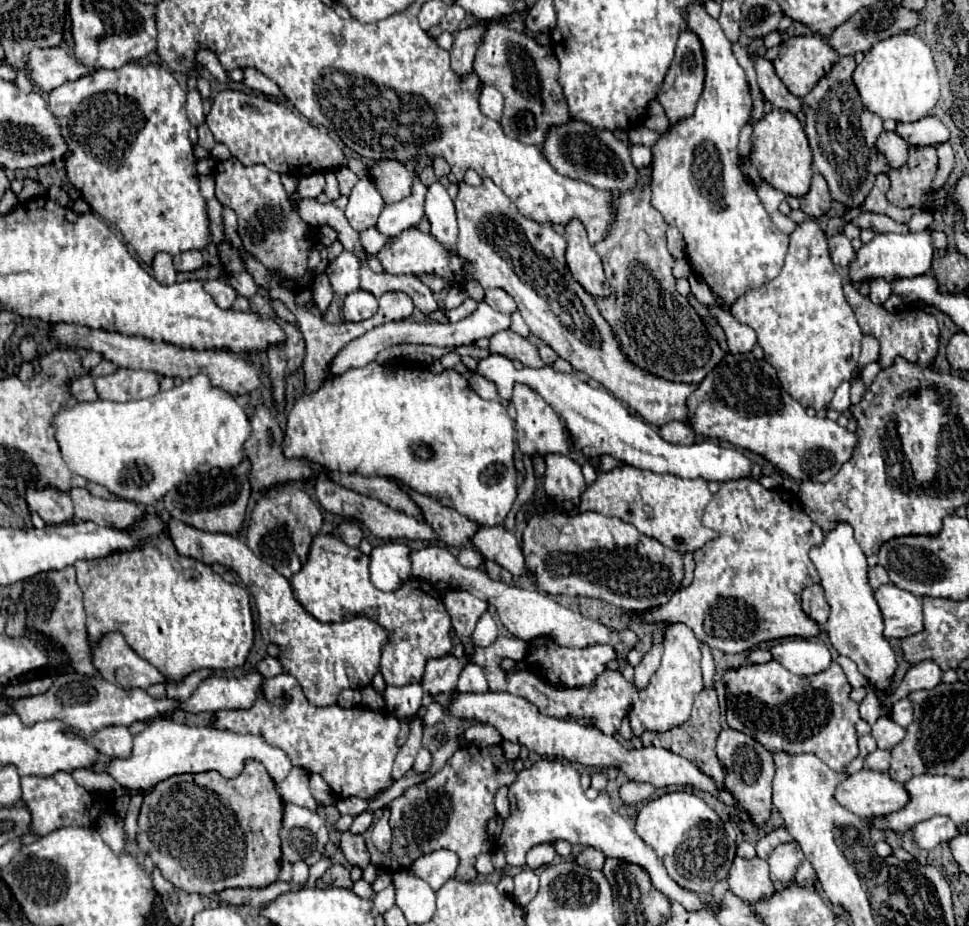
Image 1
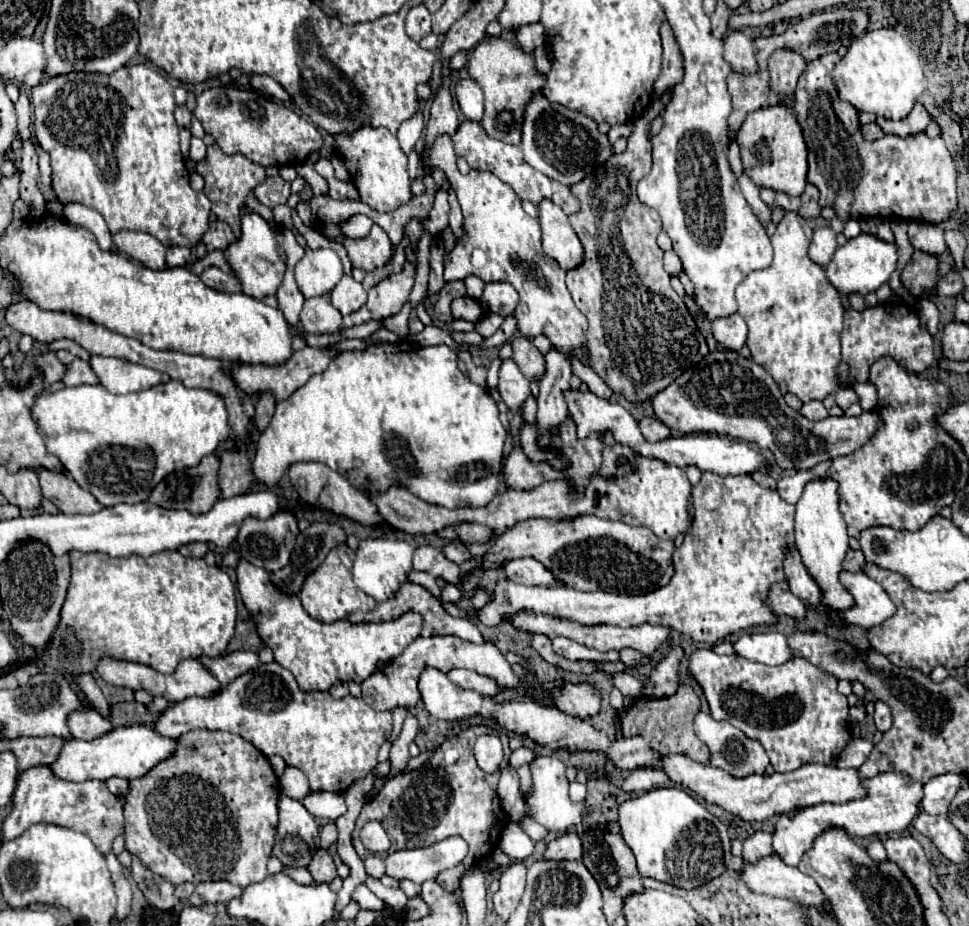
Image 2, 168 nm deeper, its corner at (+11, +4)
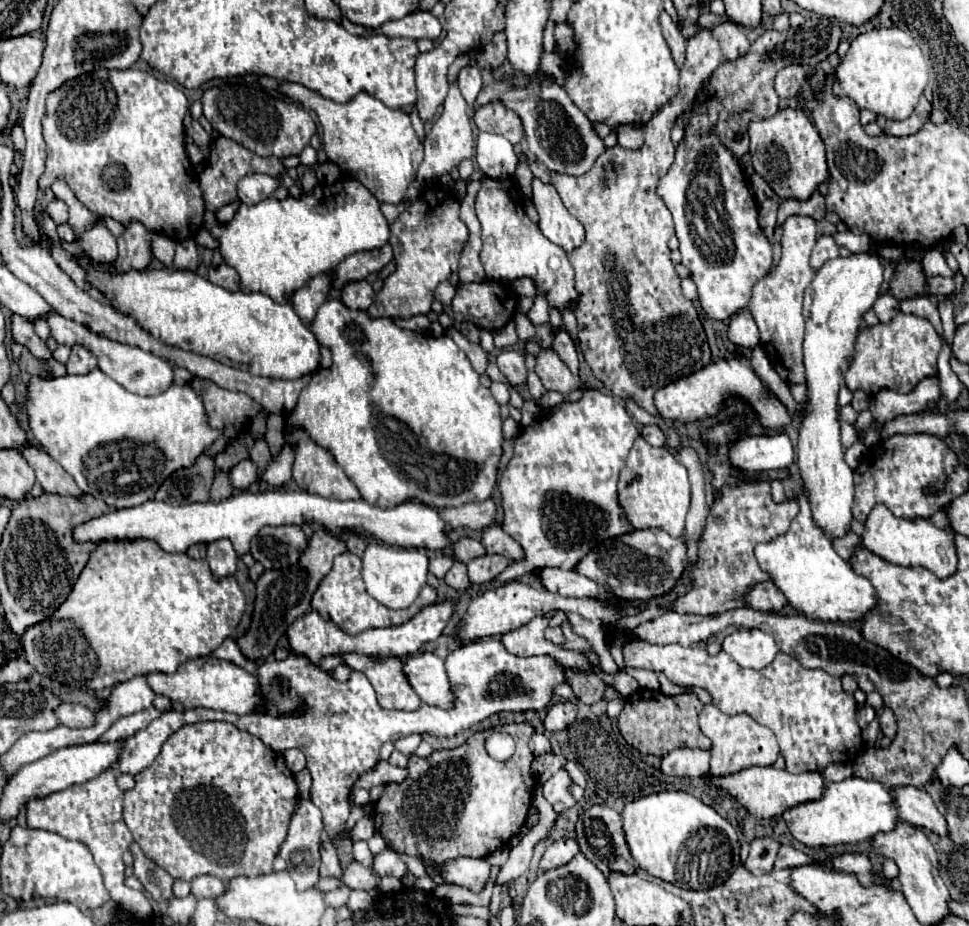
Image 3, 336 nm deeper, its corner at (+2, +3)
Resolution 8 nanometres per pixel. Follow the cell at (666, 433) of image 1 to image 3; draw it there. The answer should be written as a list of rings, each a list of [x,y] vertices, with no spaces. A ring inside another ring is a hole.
[[[644,426],[642,428],[642,438],[650,444],[650,446],[664,446],[664,434],[658,426]]]

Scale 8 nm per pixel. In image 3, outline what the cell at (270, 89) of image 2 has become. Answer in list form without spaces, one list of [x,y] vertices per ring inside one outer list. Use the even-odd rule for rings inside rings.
[[[280,82],[278,90],[290,100],[316,112],[322,124],[322,144],[328,158],[340,168],[354,172],[356,180],[360,180],[378,202],[398,204],[404,198],[406,188],[416,178],[418,166],[424,158],[422,144],[414,134],[408,114],[390,110],[364,92],[348,104],[336,104],[294,82]]]

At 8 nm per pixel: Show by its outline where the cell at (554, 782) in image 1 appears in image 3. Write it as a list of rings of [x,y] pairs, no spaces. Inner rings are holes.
[[[564,768],[558,770],[548,782],[544,782],[544,786],[542,786],[544,798],[552,804],[556,814],[562,814],[562,812],[570,810],[572,806],[576,806],[576,800],[574,800],[572,792],[570,792],[572,784],[574,782],[572,782],[570,774]]]

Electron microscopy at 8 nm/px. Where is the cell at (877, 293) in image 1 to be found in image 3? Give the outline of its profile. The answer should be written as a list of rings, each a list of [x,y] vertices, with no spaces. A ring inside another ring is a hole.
[[[880,294],[872,308],[882,322],[890,322],[890,318],[894,318],[900,312],[900,302],[892,294]]]

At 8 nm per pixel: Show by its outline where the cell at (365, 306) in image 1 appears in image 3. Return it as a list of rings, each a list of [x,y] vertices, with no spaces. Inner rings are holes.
[[[366,280],[350,282],[342,288],[342,304],[350,310],[368,310],[374,302],[374,290]]]

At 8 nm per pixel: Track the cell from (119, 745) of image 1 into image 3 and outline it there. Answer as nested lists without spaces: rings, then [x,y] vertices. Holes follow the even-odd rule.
[[[62,704],[58,706],[58,720],[68,728],[90,728],[96,724],[96,716],[90,708],[82,704]]]

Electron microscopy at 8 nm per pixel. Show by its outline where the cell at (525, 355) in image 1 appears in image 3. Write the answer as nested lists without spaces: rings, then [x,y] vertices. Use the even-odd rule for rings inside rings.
[[[552,348],[540,350],[540,354],[536,356],[534,370],[540,376],[546,390],[572,392],[582,386],[582,382],[570,374],[568,366],[558,358],[558,354]]]

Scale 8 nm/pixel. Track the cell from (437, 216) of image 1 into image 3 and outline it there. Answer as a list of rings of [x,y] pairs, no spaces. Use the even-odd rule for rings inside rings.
[[[446,280],[446,282],[442,282],[442,284],[438,286],[438,290],[436,290],[436,300],[440,300],[442,304],[450,304],[452,298],[454,298],[454,294],[456,294],[456,288]]]

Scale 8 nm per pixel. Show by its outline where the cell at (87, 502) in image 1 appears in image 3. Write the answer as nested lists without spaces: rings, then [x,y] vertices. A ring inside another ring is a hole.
[[[26,446],[26,450],[22,450],[22,456],[34,468],[36,480],[40,482],[44,492],[60,494],[60,496],[74,496],[74,498],[84,496],[84,492],[78,488],[74,478],[44,450],[36,446]]]

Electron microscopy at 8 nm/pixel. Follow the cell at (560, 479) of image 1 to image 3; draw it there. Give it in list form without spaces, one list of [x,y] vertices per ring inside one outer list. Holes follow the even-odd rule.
[[[558,330],[556,332],[552,348],[560,356],[560,360],[570,368],[570,372],[574,376],[578,376],[578,352],[576,352],[576,346],[574,346],[572,338],[564,330]]]

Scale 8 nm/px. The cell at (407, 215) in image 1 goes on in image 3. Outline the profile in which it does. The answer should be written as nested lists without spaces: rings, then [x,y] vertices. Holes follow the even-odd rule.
[[[342,176],[332,186],[318,188],[318,192],[314,188],[310,196],[302,196],[300,200],[290,196],[286,200],[268,198],[254,206],[240,204],[240,208],[236,210],[234,218],[228,224],[220,224],[212,212],[206,212],[204,226],[220,240],[220,254],[224,262],[234,270],[238,270],[240,290],[262,292],[278,304],[284,304],[284,298],[292,296],[316,274],[336,268],[346,256],[364,250],[382,248],[390,236],[390,226],[380,212],[380,202],[358,180],[348,176]]]

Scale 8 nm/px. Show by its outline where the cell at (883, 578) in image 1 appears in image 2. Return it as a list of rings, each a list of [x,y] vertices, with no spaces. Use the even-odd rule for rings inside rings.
[[[849,549],[847,553],[845,553],[845,561],[843,561],[843,569],[845,571],[861,571],[861,567],[863,567],[863,563],[865,563],[865,557],[863,557],[863,553],[857,549]]]

